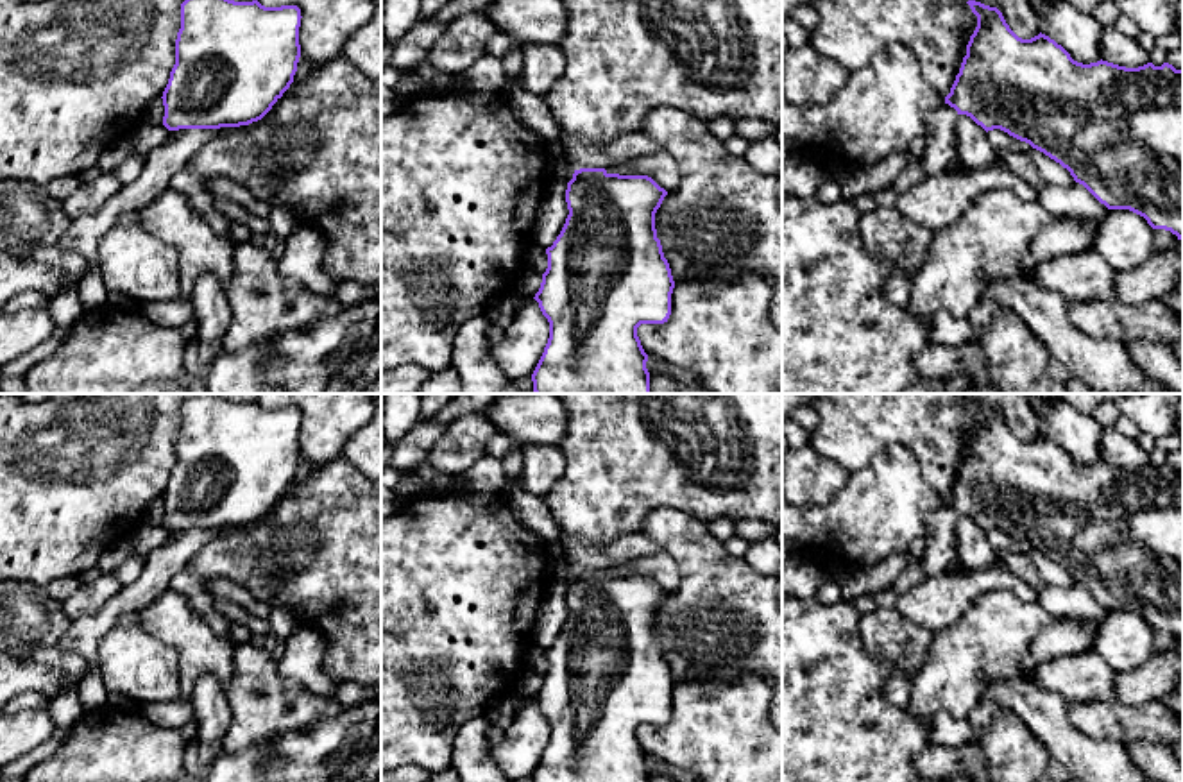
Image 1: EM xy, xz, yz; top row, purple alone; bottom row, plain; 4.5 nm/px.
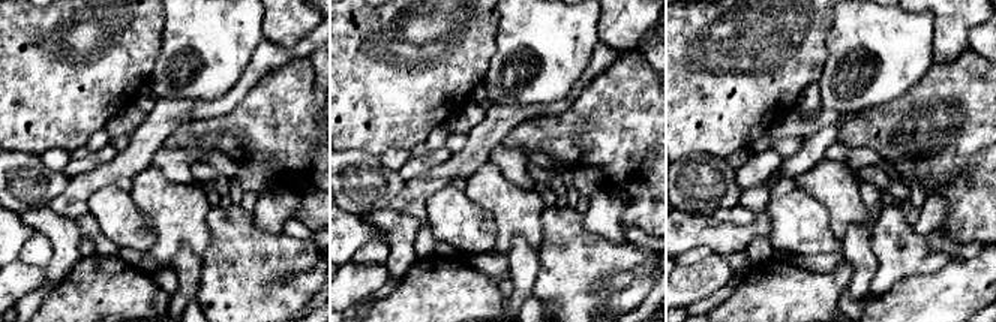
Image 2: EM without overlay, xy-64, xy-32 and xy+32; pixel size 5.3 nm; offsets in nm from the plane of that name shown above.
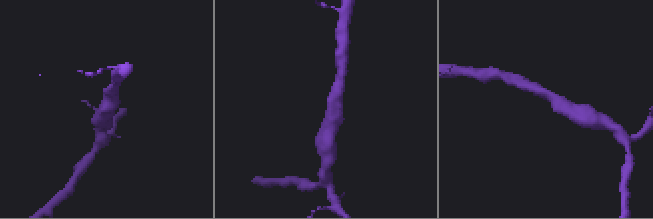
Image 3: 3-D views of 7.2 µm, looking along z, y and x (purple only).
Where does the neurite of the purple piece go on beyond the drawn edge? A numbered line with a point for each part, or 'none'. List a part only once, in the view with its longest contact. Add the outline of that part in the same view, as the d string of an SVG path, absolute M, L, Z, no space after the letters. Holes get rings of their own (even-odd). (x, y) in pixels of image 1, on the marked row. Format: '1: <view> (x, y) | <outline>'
none

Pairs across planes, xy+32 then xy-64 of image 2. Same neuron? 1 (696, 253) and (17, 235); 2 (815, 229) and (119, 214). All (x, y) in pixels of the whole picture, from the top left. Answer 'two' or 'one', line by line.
1: two
2: one

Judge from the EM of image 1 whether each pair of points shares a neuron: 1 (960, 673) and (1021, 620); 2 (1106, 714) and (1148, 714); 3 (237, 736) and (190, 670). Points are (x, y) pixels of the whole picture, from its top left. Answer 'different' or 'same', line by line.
1: same
2: same
3: different

